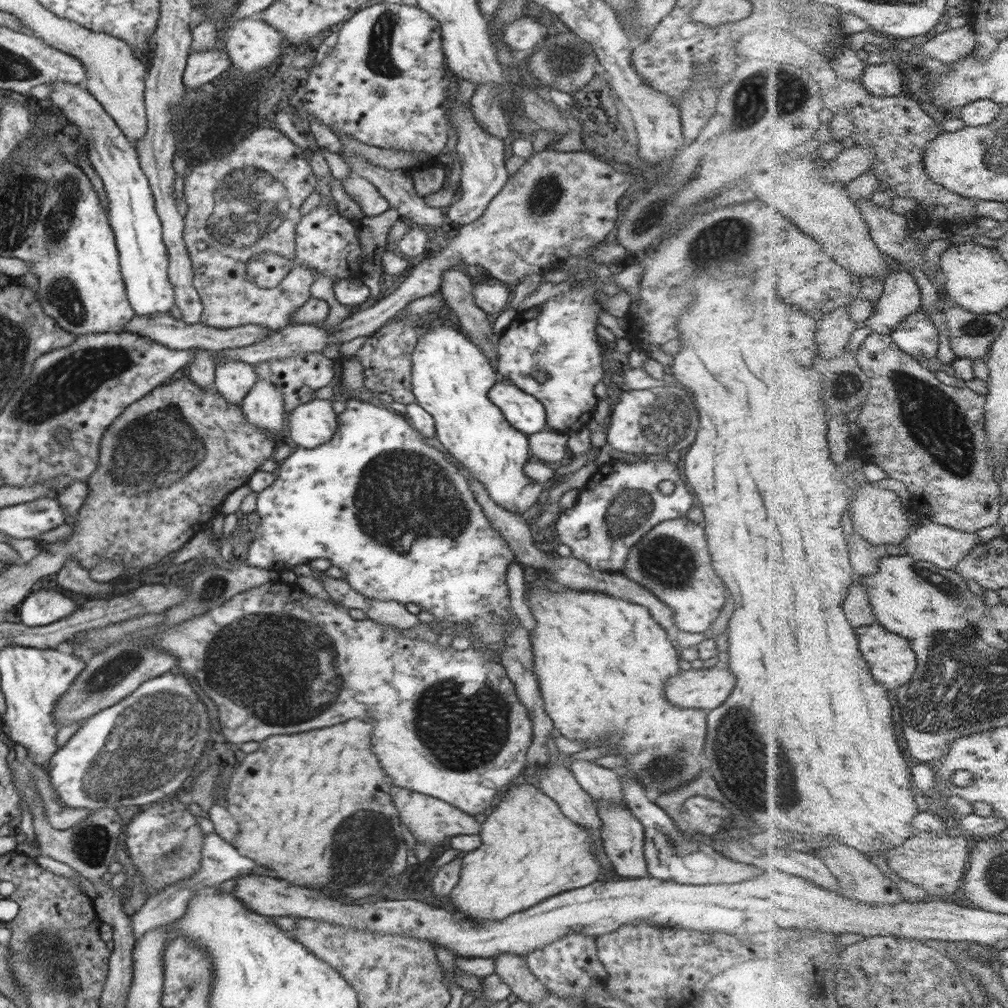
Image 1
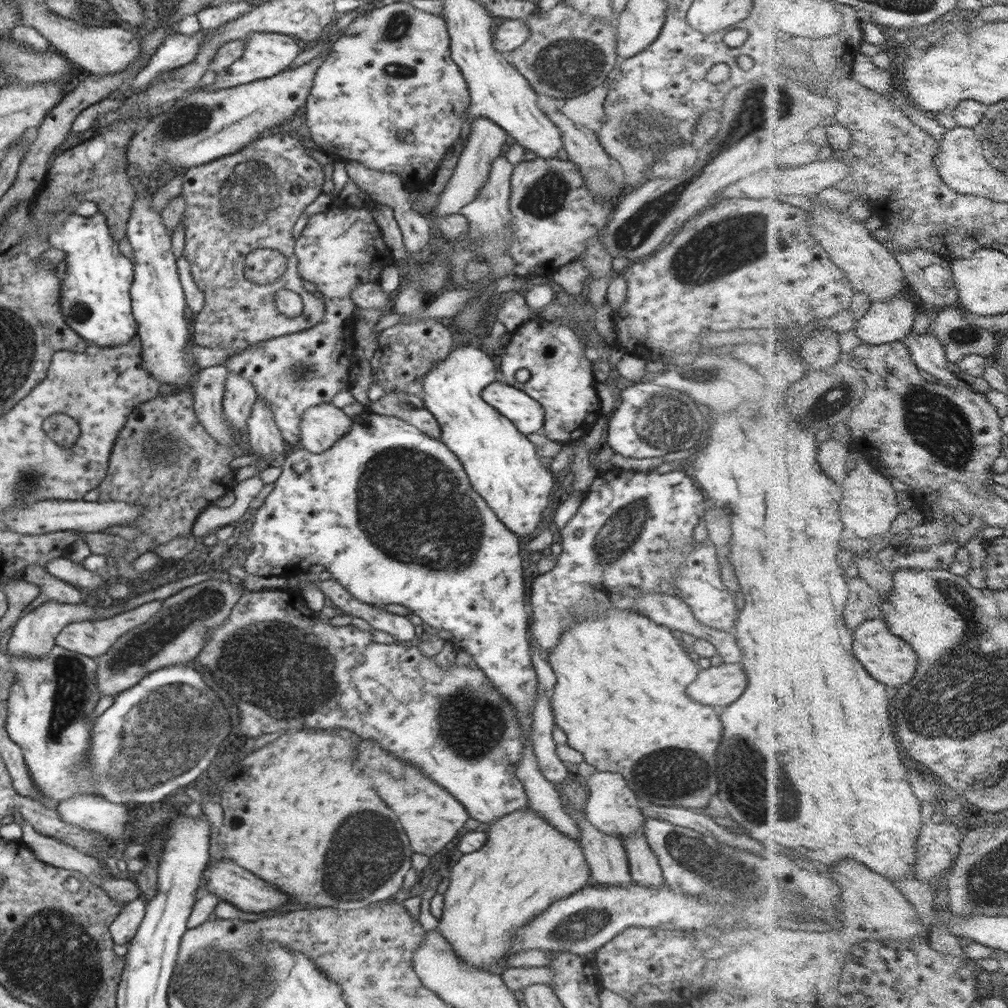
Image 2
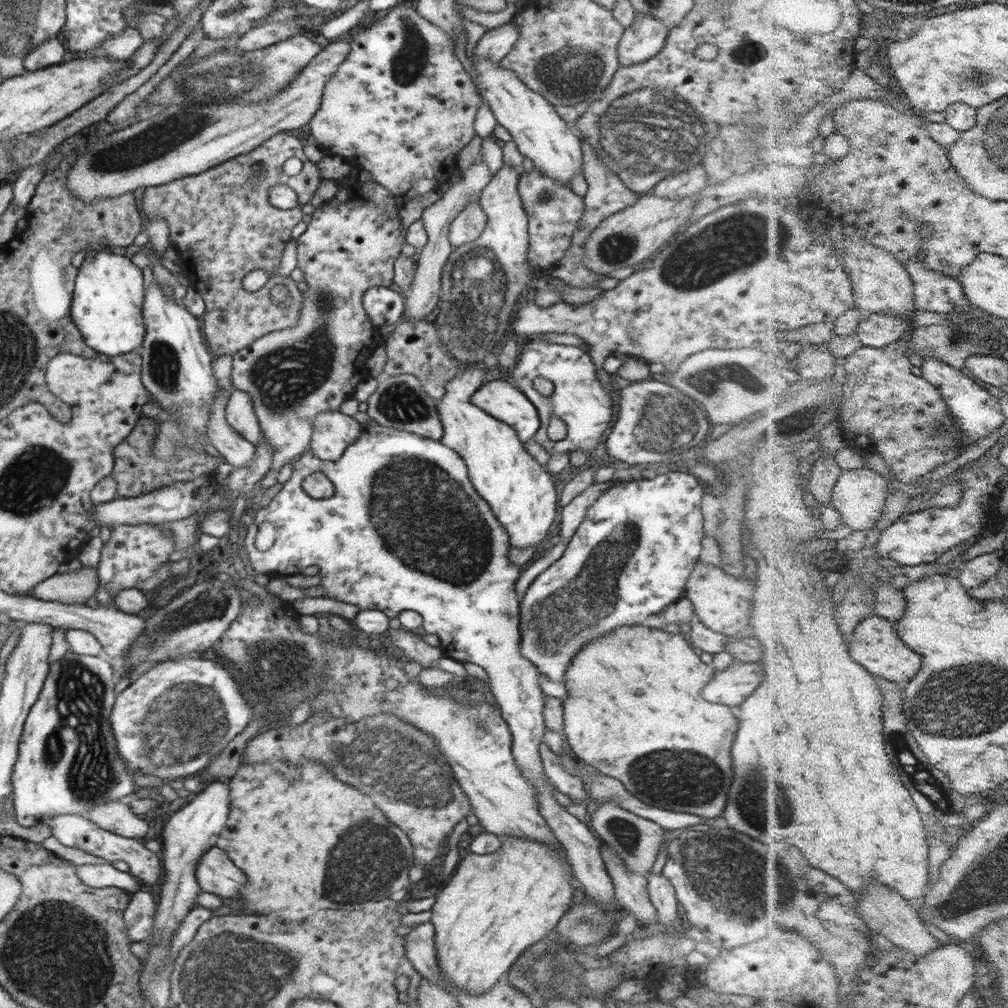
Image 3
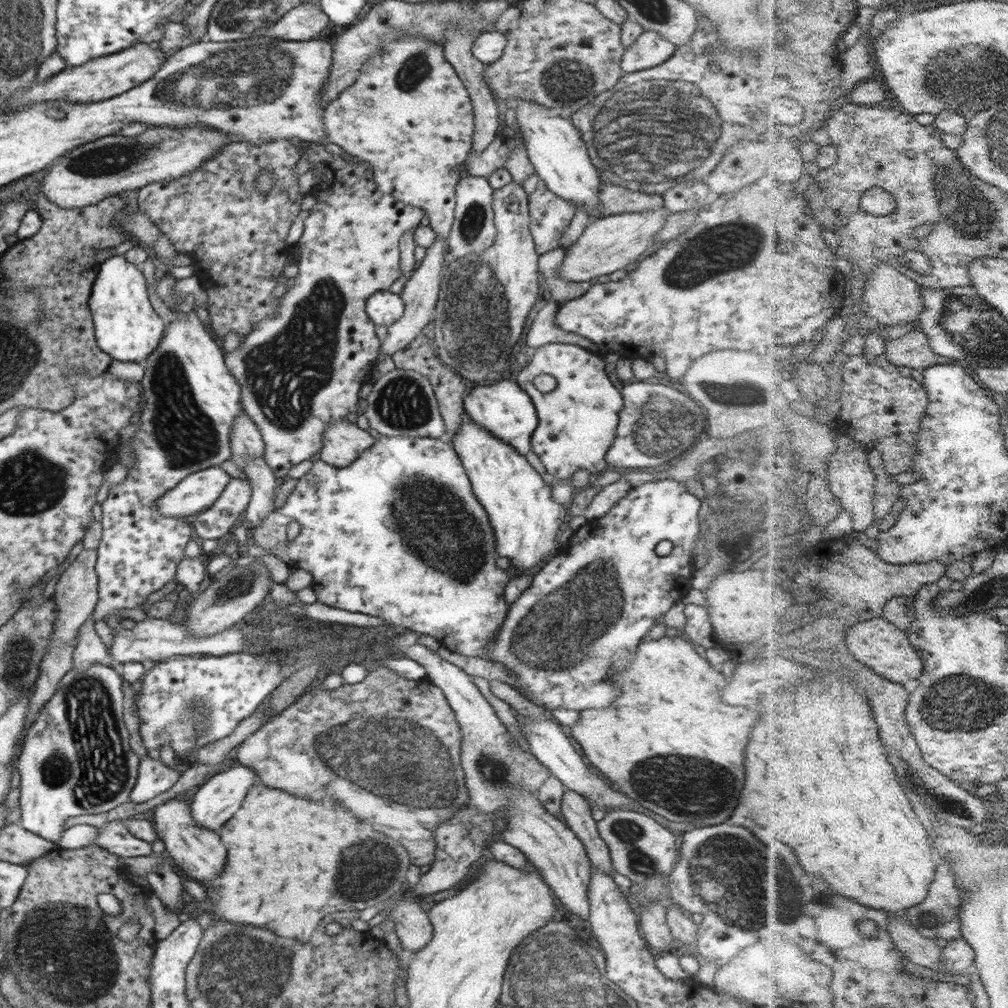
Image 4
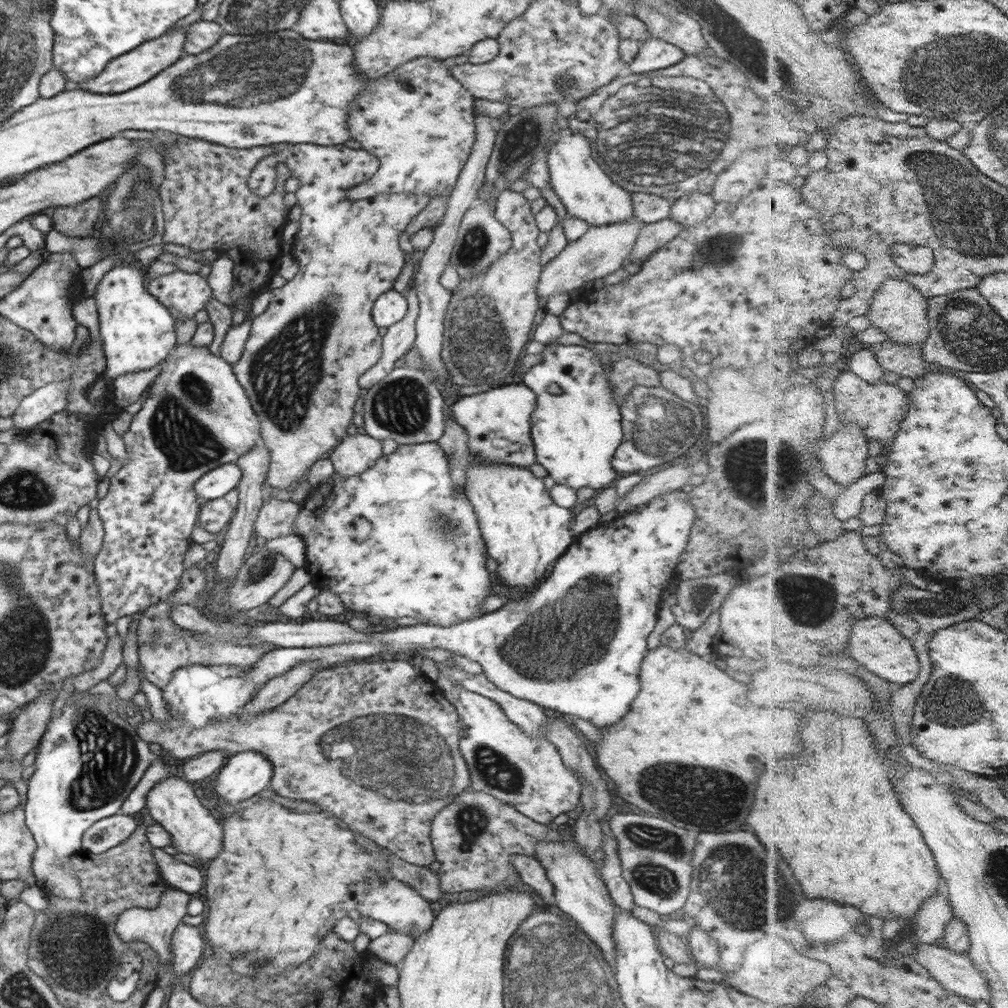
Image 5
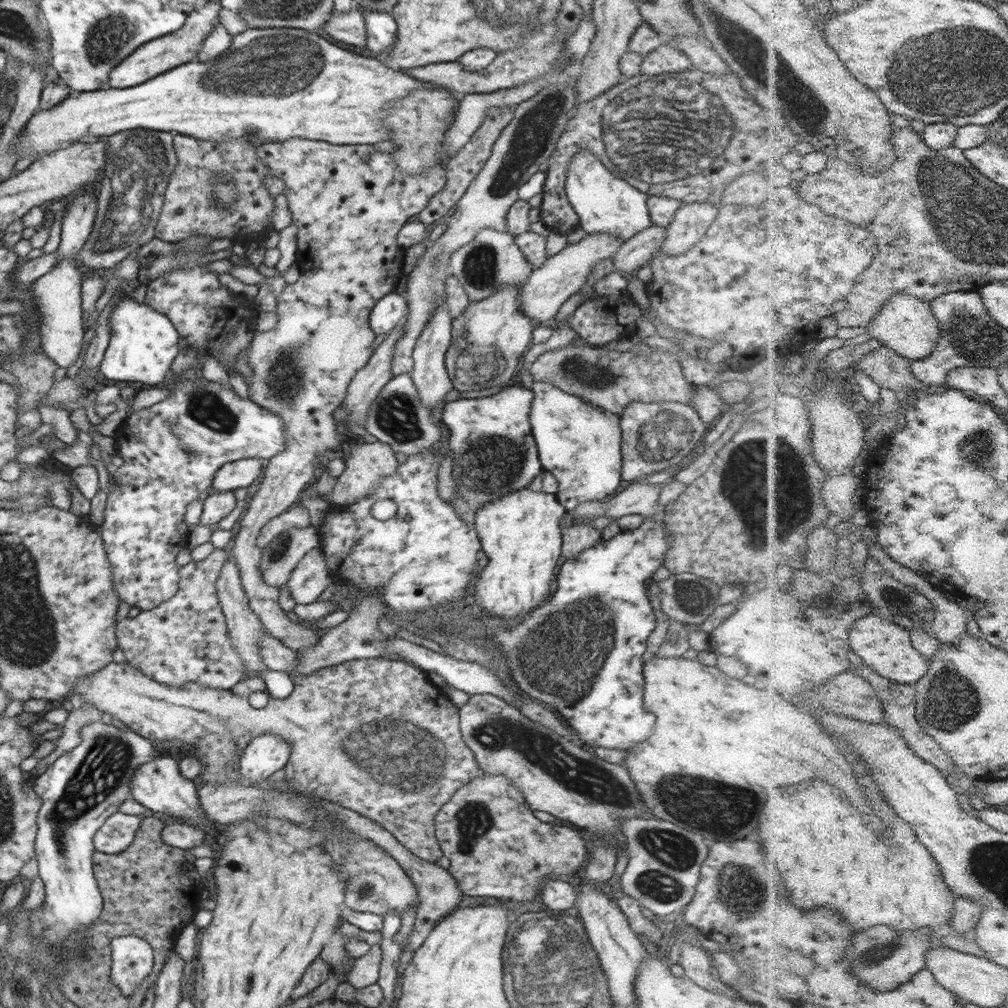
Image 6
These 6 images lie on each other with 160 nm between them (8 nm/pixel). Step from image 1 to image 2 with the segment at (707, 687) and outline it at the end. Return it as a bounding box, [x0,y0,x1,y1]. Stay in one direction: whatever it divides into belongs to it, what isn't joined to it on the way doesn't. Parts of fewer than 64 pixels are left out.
[686,663,748,708]

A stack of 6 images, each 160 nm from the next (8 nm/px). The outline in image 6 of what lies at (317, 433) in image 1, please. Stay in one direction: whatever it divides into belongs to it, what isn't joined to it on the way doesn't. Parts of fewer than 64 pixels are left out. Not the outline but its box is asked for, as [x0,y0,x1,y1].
[323,440,398,506]

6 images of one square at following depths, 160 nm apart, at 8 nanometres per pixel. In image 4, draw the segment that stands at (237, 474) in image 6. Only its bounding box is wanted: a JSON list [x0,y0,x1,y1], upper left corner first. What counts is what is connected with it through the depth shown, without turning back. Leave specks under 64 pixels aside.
[155,466,232,519]

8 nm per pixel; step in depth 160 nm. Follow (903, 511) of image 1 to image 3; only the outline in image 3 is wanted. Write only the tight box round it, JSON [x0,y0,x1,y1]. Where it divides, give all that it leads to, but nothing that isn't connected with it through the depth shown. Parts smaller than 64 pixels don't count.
[834,468,891,531]

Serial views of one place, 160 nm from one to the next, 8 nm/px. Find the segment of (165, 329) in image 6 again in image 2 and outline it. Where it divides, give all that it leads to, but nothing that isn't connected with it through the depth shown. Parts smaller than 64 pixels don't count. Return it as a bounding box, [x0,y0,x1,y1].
[49,211,137,347]

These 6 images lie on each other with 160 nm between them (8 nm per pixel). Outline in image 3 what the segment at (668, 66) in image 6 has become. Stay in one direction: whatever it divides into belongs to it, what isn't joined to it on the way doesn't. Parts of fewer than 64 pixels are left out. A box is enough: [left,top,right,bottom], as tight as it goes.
[617,15,669,66]

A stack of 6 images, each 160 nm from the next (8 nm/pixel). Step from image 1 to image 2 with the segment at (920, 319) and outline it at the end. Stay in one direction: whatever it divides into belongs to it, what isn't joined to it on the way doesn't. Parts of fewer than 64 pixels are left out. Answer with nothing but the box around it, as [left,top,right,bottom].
[904,332,966,390]

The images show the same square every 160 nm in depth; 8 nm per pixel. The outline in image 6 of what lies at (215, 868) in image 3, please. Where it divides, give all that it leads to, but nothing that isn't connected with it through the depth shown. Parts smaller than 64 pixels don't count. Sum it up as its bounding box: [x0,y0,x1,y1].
[129,756,207,832]

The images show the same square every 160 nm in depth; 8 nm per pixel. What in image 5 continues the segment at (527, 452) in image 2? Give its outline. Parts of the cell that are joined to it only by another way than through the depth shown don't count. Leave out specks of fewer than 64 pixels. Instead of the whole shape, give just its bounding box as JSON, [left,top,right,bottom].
[464,457,573,591]

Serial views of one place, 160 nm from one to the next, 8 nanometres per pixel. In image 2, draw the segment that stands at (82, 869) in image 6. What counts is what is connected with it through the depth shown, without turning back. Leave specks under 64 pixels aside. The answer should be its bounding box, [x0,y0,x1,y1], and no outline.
[5,645,101,804]

